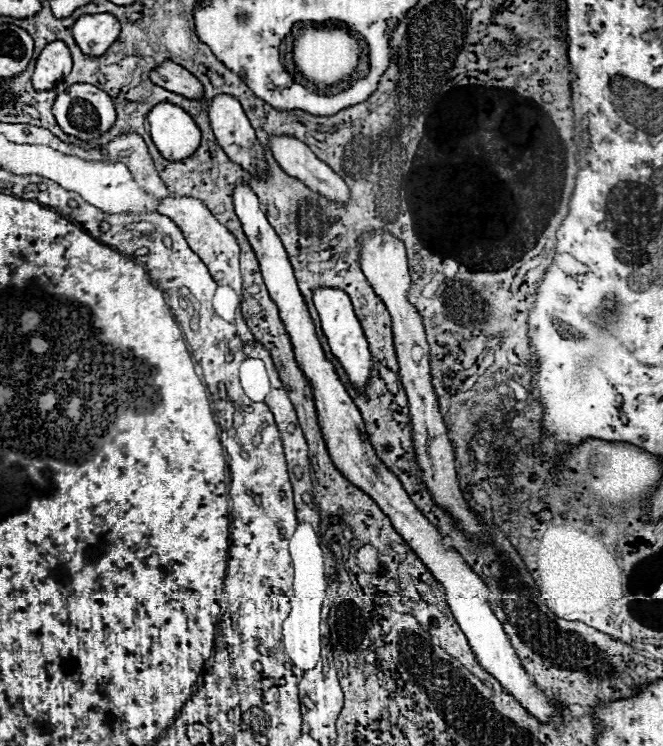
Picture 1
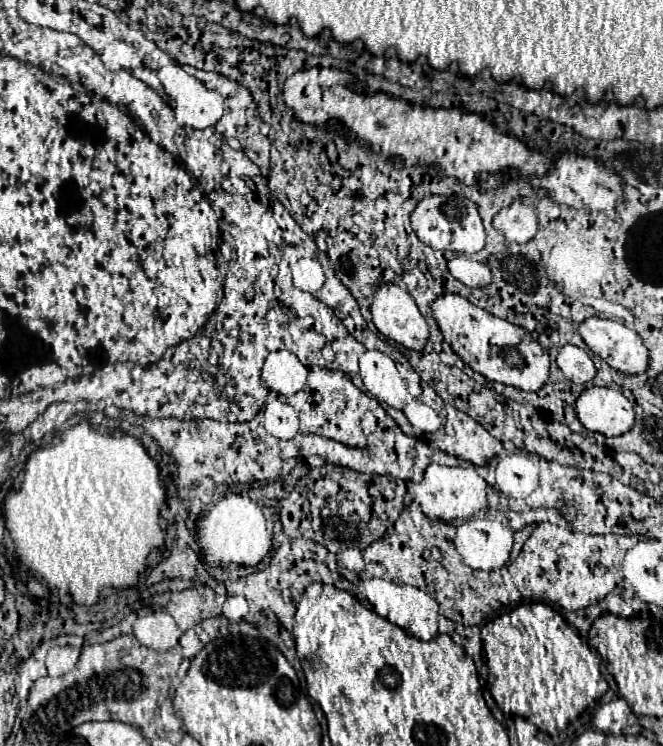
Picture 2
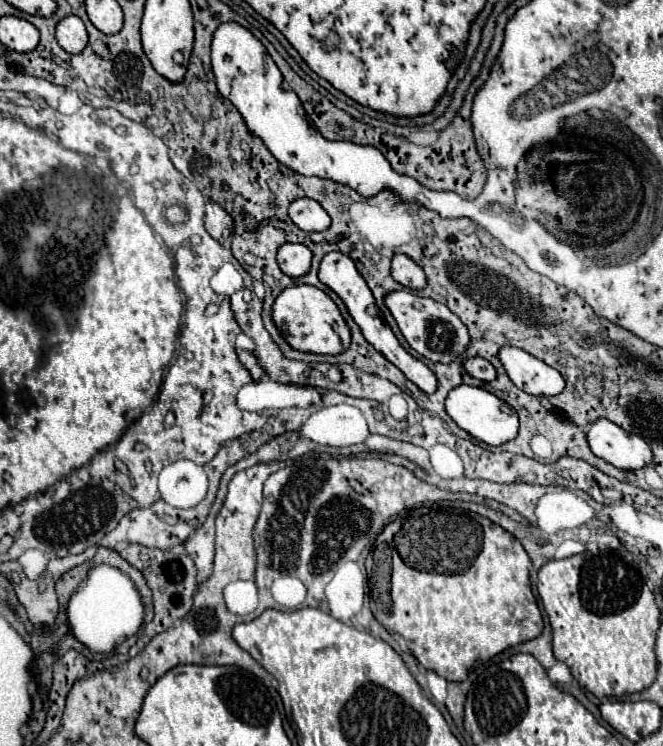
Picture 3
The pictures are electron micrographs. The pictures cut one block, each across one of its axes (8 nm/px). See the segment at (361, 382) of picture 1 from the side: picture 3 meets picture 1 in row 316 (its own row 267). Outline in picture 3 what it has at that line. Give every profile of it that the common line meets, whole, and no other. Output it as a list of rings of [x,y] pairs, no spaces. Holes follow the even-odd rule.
[[[328,252],[328,254],[322,258],[322,262],[320,262],[318,278],[320,278],[322,284],[326,284],[328,288],[332,288],[332,290],[342,298],[342,302],[346,304],[350,316],[352,316],[354,322],[360,326],[364,338],[366,338],[376,350],[380,350],[394,366],[398,366],[398,368],[404,372],[404,376],[406,376],[408,380],[412,380],[422,392],[426,392],[426,394],[436,392],[438,382],[436,382],[434,372],[432,372],[424,362],[420,362],[418,358],[414,358],[412,354],[408,354],[408,352],[400,346],[400,342],[398,342],[398,338],[394,336],[394,332],[390,330],[390,326],[382,322],[380,310],[378,310],[378,306],[376,306],[376,300],[374,300],[374,296],[372,296],[372,292],[370,292],[366,280],[362,278],[362,274],[356,270],[356,264],[354,264],[354,260],[352,260],[350,256],[342,254],[342,252]]]

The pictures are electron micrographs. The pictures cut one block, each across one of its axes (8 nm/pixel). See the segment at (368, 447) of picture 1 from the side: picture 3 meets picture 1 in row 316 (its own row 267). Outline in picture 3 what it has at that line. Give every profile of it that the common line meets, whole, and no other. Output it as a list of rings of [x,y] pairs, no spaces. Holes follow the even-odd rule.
[[[284,244],[278,250],[278,264],[290,278],[300,278],[308,274],[312,262],[312,252],[304,244]]]

